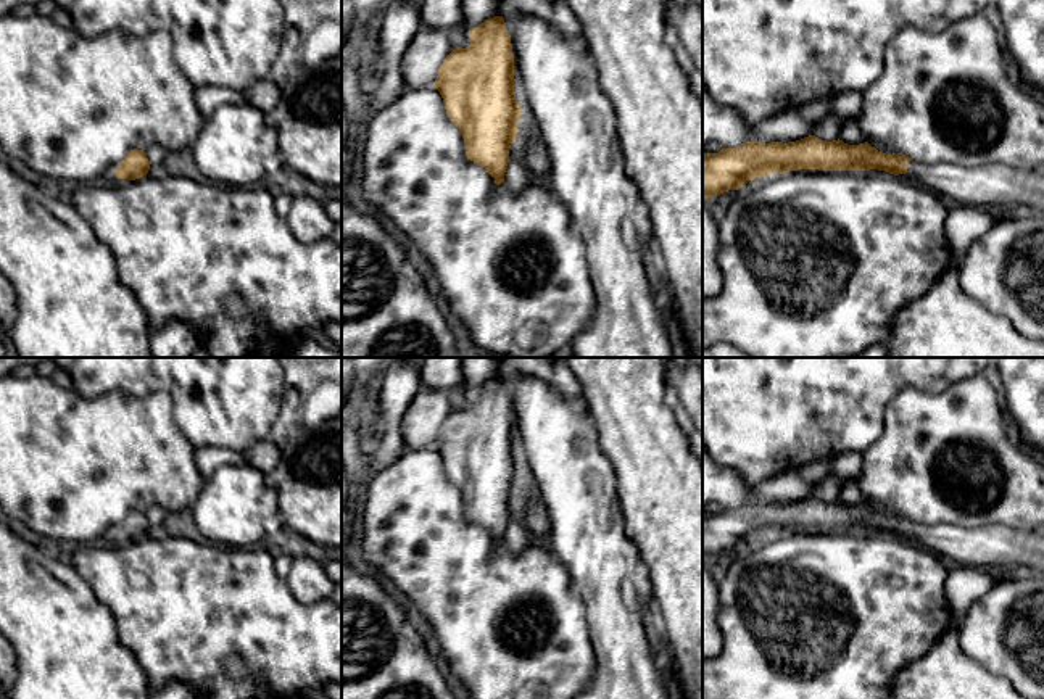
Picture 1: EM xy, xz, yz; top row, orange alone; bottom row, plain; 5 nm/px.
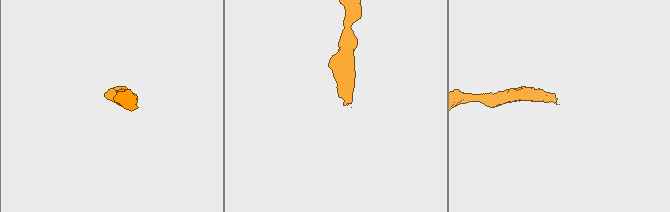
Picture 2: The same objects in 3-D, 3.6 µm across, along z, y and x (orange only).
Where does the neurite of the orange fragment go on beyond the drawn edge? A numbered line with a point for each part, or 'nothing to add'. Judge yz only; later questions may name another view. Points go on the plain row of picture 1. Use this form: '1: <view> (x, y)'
1: yz (991, 546)

